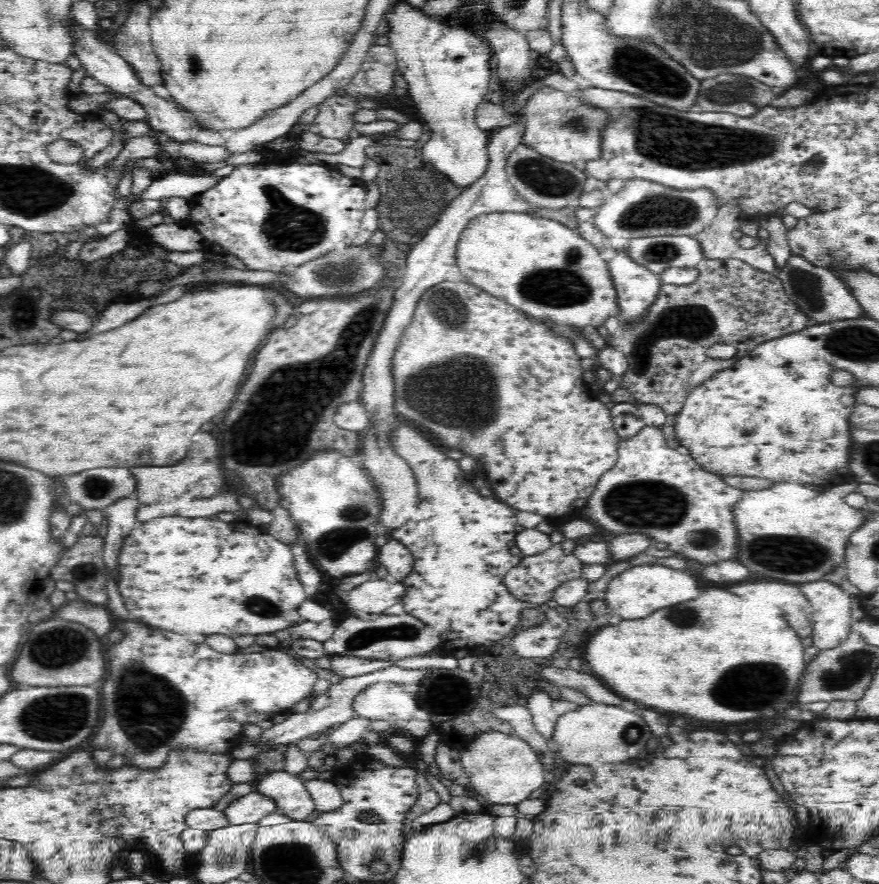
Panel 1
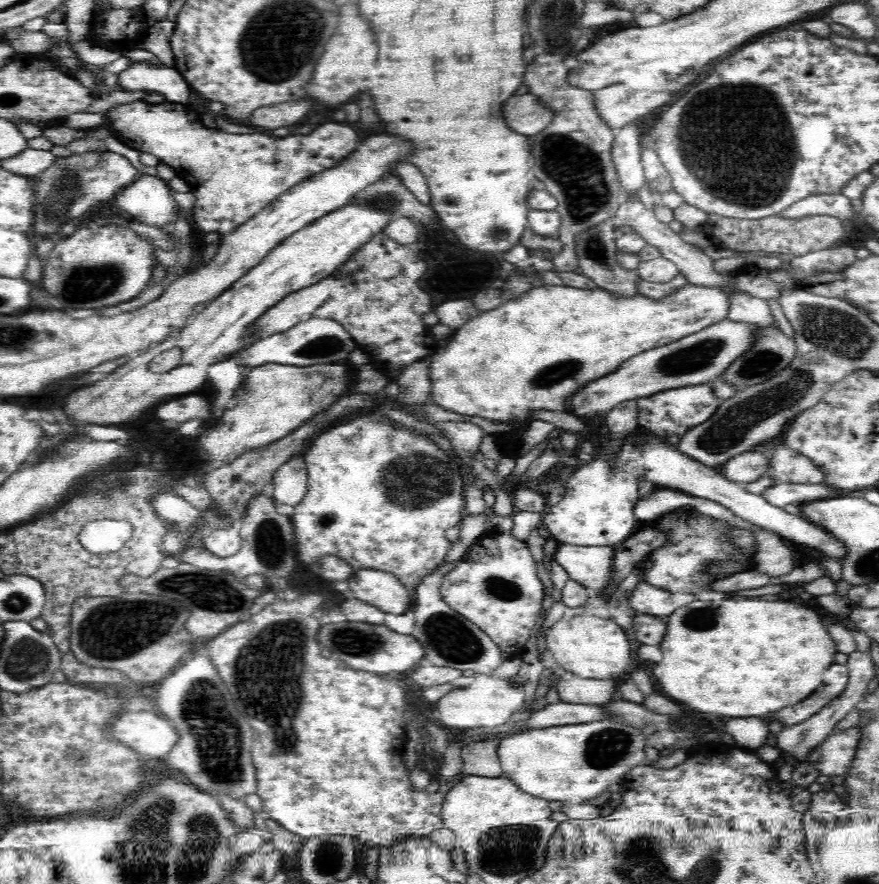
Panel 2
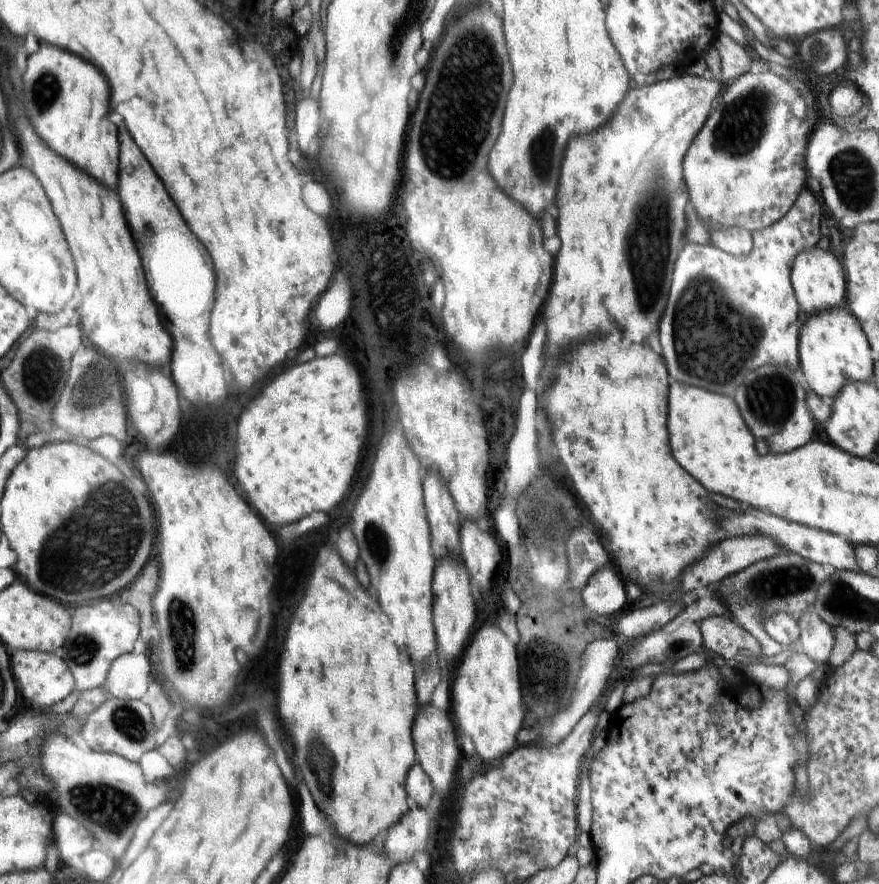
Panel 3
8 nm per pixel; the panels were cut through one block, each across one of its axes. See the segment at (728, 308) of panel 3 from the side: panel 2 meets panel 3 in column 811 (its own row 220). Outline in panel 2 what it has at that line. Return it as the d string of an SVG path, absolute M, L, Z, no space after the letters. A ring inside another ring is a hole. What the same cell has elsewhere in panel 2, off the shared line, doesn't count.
M136 100L130 104L115 105L108 109L105 115L110 120L112 133L115 134L116 139L140 153L157 156L162 163L175 170L178 178L186 180L196 198L189 219L192 219L192 222L205 233L217 232L221 236L231 233L252 216L256 216L258 212L273 204L284 191L320 172L338 166L360 144L360 136L350 124L338 124L336 121L322 124L308 136L292 134L276 139L260 132L229 134L207 128L201 121L201 113L198 112L188 103L164 101L161 104L149 104L144 100Z

